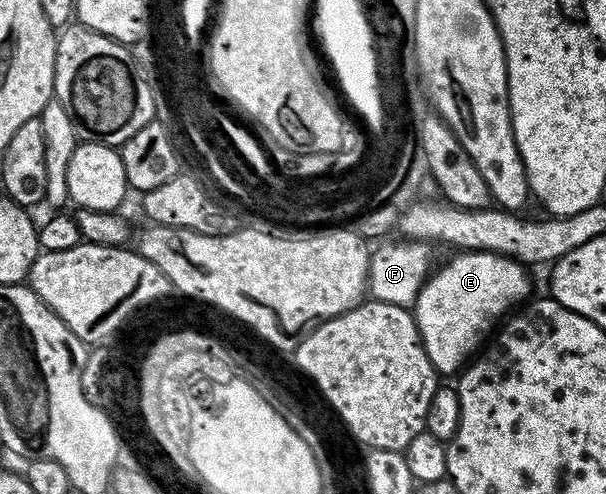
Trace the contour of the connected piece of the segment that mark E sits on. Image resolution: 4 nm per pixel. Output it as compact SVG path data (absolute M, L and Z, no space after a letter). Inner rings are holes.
M460 251L437 272L428 275L413 305L413 315L436 373L458 373L472 359L471 351L482 342L483 335L496 327L495 320L502 321L518 300L528 299L531 280L519 261L495 252Z

